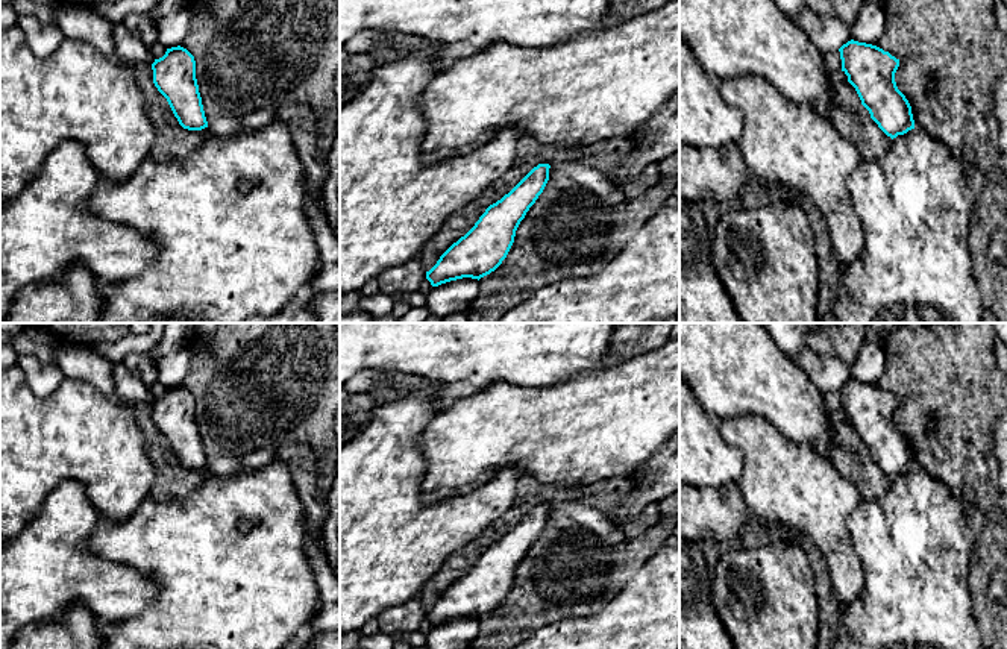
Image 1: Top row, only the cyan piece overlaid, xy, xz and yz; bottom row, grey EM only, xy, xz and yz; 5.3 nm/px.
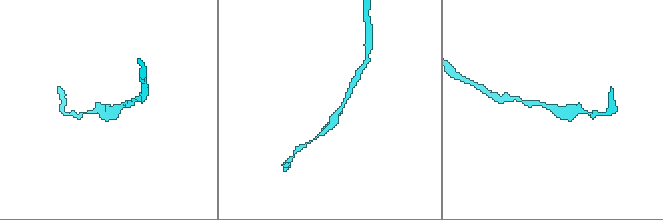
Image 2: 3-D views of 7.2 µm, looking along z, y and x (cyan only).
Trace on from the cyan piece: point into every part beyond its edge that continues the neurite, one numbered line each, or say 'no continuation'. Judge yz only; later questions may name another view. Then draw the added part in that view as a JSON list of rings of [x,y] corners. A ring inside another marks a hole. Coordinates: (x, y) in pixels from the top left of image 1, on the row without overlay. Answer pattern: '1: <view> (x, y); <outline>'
no continuation

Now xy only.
no continuation

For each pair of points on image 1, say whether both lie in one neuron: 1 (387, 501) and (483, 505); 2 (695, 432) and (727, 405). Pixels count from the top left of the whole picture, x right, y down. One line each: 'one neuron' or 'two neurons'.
1: one neuron
2: two neurons

